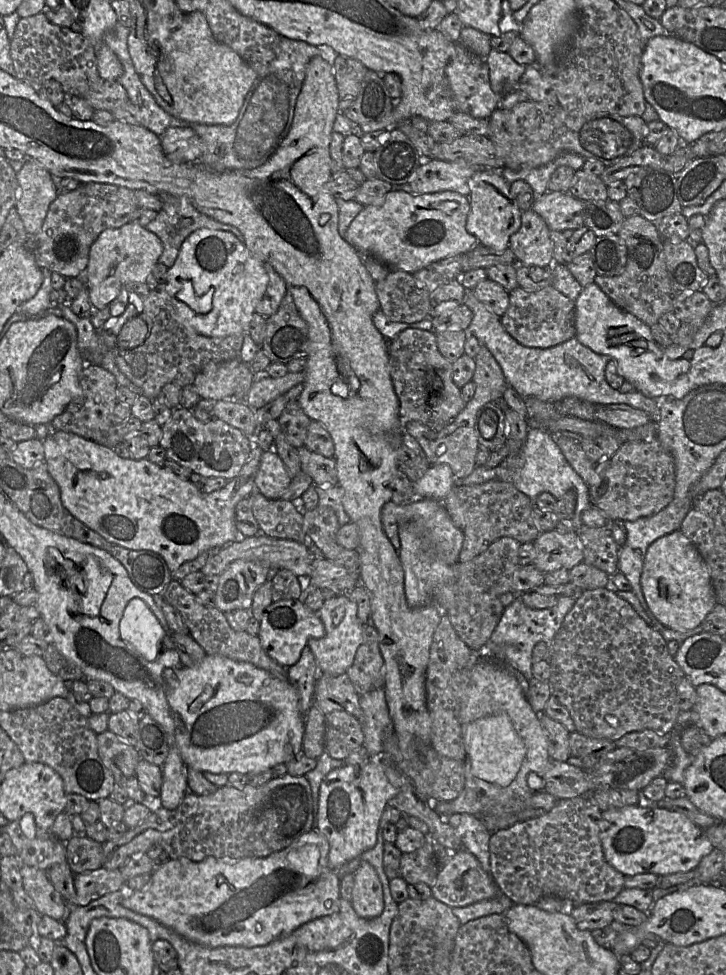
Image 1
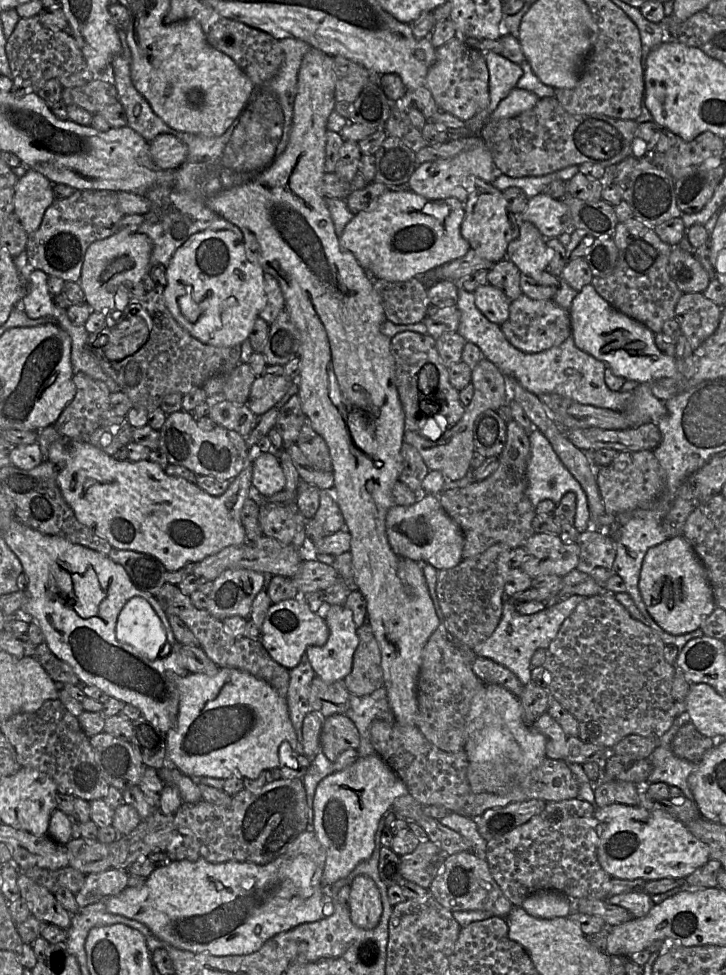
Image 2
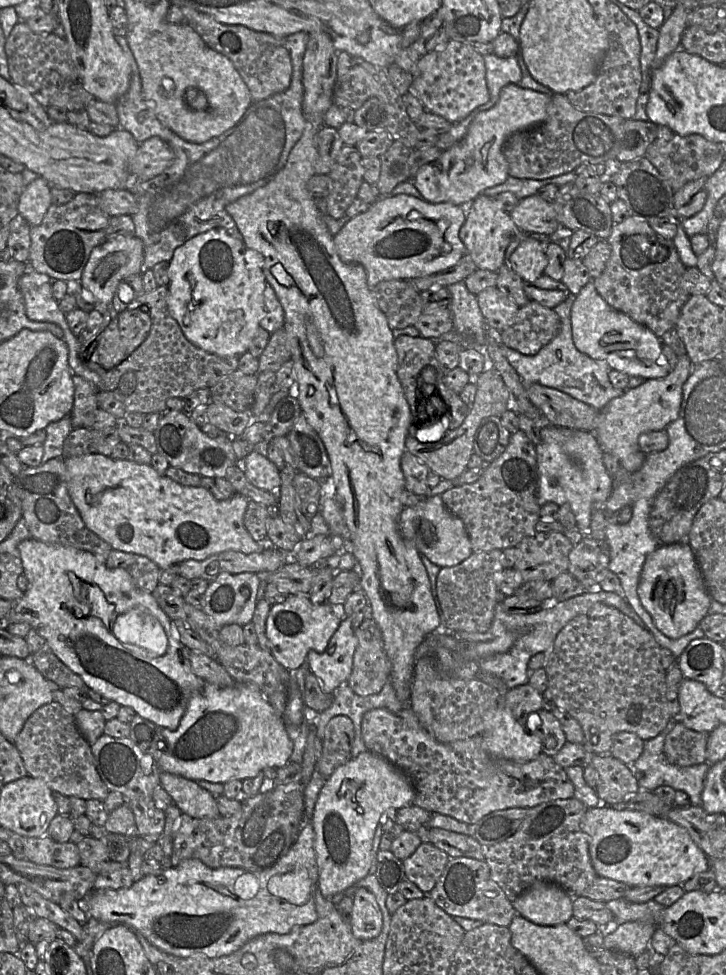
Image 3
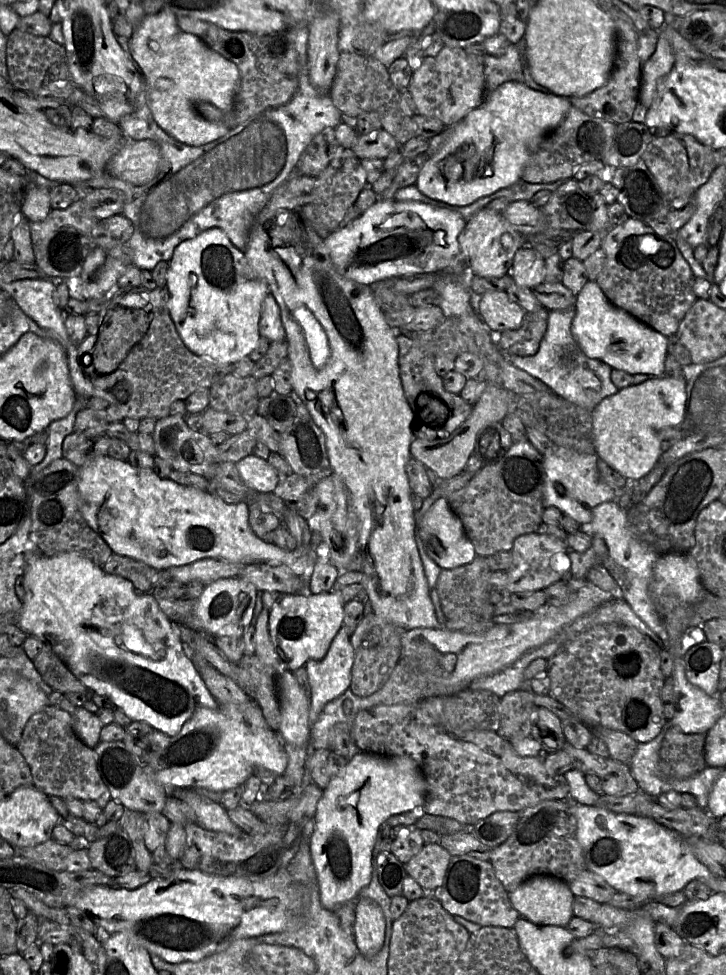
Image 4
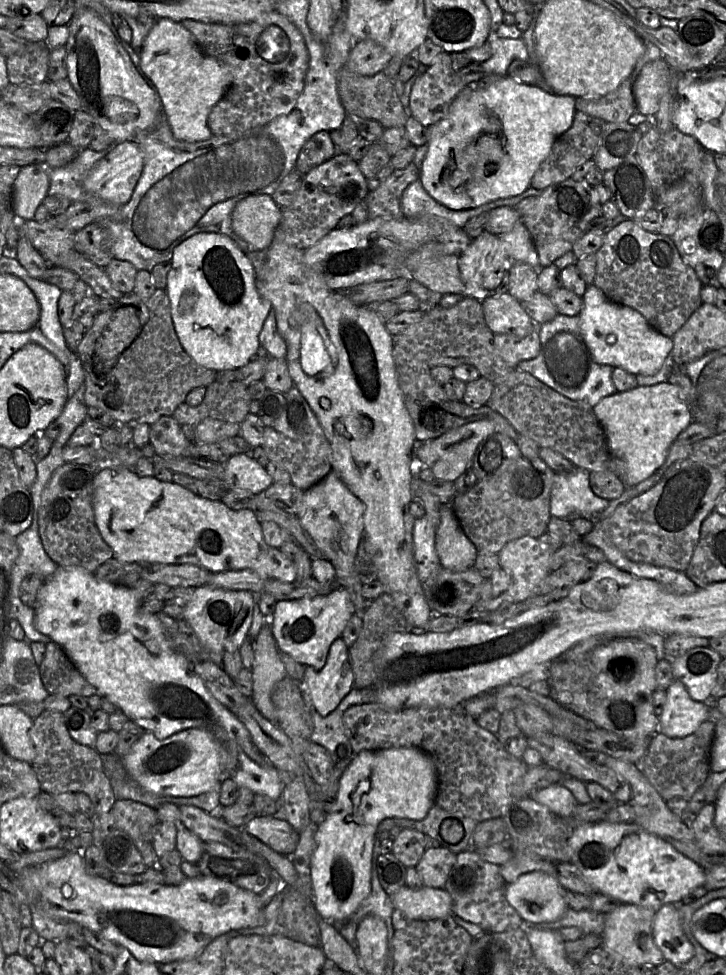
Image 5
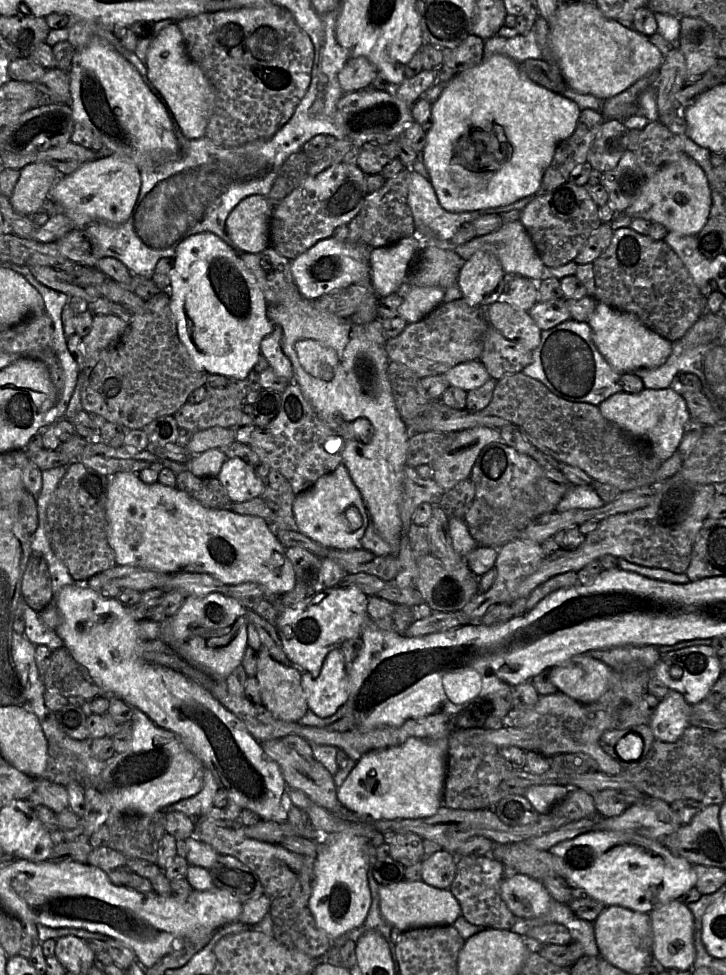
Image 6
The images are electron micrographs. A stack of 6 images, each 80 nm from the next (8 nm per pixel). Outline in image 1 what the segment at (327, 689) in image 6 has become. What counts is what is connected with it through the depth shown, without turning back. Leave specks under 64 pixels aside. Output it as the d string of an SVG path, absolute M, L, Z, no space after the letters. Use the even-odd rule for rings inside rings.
M340 593L323 603L318 617L325 628L325 636L311 638L307 645L315 656L318 672L332 676L341 675L353 664L357 649L363 642L364 625L357 616L357 604L347 594Z

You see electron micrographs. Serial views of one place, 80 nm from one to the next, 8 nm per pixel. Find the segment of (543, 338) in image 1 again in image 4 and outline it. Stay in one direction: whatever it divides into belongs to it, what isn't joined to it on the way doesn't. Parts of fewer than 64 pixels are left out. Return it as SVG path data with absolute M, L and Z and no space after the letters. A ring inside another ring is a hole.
M544 307L526 312L518 329L496 334L496 344L507 355L535 355L546 333L548 316L549 311Z

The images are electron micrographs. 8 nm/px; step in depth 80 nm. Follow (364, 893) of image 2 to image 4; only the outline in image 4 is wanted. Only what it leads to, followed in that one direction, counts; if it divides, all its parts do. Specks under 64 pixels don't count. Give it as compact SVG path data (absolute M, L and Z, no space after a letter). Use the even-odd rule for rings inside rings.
M363 898L355 907L353 936L359 952L375 956L383 947L386 923L380 906L372 899Z

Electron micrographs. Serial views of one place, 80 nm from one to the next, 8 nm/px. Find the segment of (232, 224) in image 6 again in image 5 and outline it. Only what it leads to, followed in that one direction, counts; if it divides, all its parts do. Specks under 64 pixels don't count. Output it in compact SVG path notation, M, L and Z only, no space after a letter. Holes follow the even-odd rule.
M269 195L241 200L232 212L232 229L253 251L266 250L281 219L281 208Z

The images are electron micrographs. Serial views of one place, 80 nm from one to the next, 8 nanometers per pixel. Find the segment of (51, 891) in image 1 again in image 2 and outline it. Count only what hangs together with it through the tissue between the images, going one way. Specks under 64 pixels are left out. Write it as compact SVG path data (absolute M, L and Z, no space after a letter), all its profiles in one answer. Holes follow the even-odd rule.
M21 870L17 885L21 898L28 904L33 916L65 930L70 927L72 915L62 907L53 893L27 877Z

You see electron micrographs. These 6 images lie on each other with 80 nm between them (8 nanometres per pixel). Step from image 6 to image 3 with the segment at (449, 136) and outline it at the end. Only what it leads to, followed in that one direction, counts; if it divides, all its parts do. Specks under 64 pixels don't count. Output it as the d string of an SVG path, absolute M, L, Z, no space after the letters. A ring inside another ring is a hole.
M517 84L504 86L499 95L498 102L489 110L476 115L464 138L453 146L442 151L439 158L423 165L412 178L413 185L421 197L429 203L450 202L462 207L469 205L483 191L502 184L510 176L508 163L502 148L507 138L515 132L525 130L541 124L547 116L547 107L551 97L529 88L522 88Z

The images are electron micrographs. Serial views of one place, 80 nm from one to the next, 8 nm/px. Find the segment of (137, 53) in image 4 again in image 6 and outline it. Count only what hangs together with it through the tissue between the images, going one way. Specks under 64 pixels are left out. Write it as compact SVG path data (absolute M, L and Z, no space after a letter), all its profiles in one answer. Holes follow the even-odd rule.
M177 22L163 28L154 37L145 67L149 82L159 93L182 134L188 139L204 137L214 104L214 90L202 69L188 57Z

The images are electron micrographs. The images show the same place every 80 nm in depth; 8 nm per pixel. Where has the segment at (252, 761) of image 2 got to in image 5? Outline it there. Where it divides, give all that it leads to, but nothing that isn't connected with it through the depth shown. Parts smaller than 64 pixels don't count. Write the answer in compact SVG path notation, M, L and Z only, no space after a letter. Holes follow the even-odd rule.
M189 728L165 739L158 739L153 732L145 731L122 759L129 777L146 792L159 797L198 796L230 778L236 769L236 759L233 755L228 753L211 732L201 728Z

